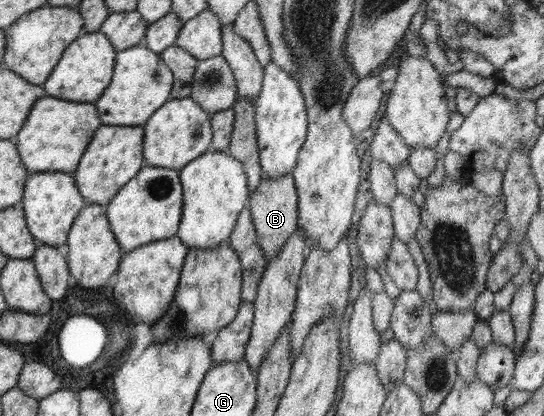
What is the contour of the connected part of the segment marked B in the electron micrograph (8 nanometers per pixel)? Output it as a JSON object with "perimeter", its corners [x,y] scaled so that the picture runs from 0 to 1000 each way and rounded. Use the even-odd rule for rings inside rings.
{"perimeter":[[[535,416],[520,421],[515,430],[494,430],[483,418],[474,450],[458,476],[456,500],[465,526],[472,582],[478,589],[478,601],[485,606],[489,630],[494,632],[507,615],[507,606],[522,591],[529,572],[546,553],[546,488],[548,466]]]}

